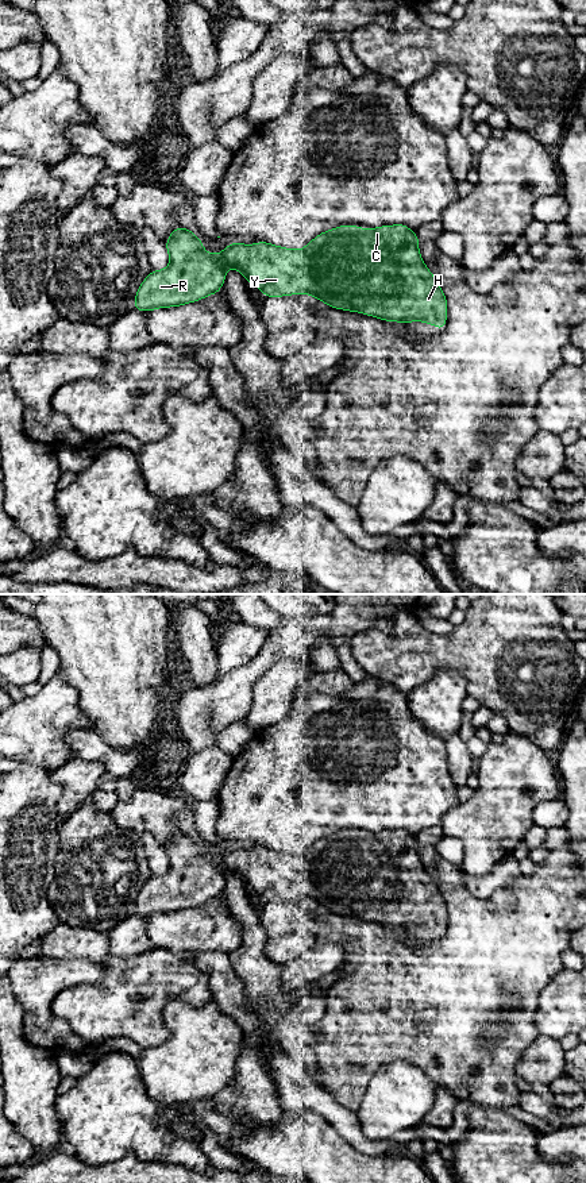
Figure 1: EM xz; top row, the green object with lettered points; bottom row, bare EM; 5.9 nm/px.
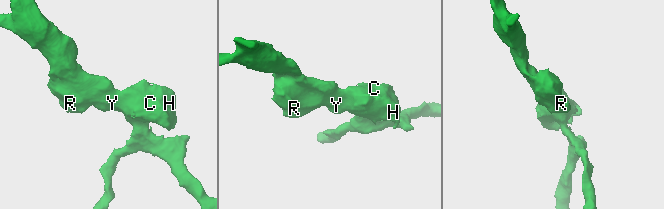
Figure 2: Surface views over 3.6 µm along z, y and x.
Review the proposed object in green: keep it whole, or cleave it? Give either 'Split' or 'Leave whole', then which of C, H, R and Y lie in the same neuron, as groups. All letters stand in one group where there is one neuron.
Leave whole. Groups: C H R Y

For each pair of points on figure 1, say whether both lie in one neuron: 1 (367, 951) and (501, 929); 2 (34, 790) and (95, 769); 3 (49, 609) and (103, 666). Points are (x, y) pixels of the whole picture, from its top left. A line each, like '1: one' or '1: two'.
1: one
2: two
3: one

